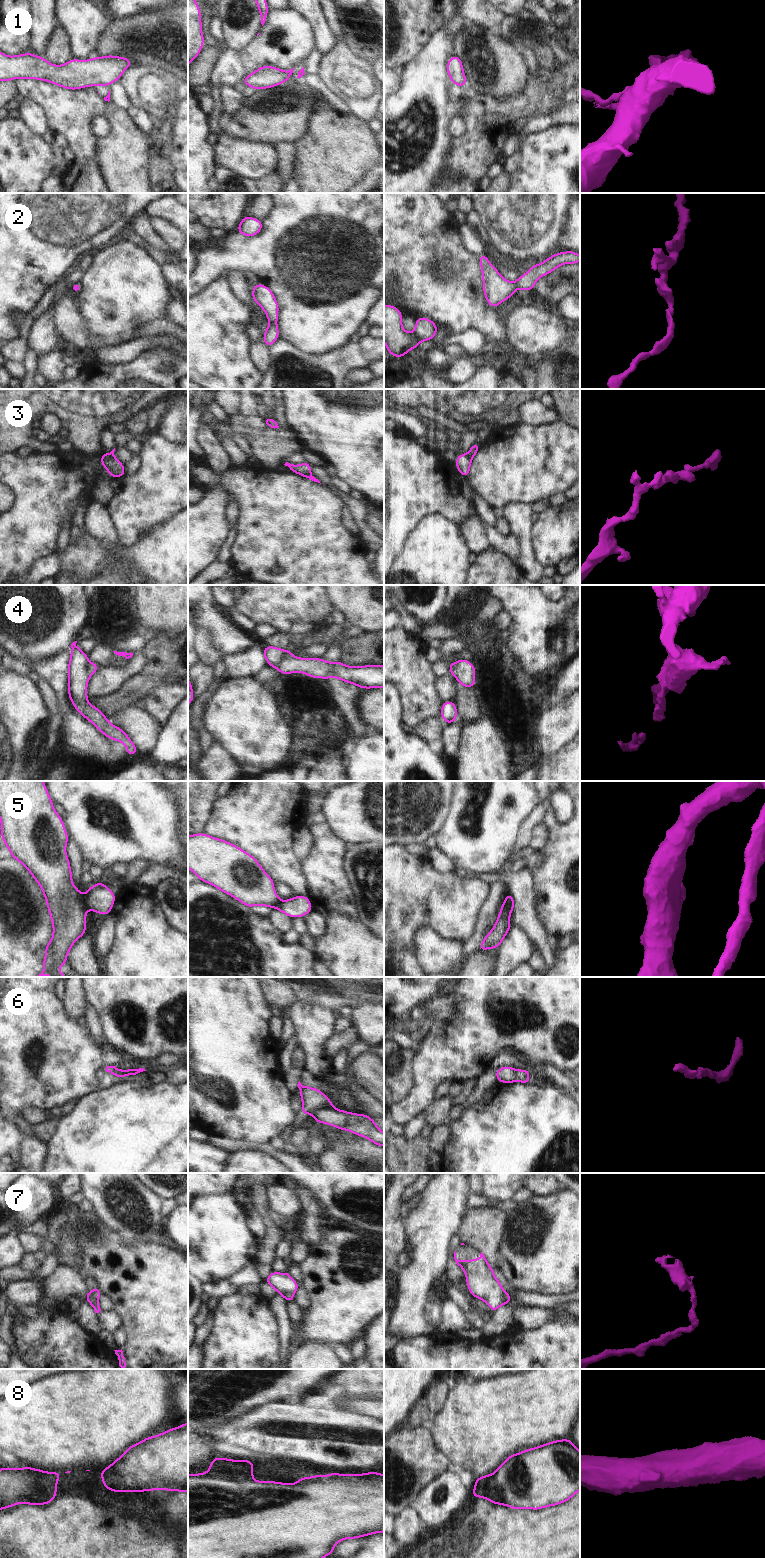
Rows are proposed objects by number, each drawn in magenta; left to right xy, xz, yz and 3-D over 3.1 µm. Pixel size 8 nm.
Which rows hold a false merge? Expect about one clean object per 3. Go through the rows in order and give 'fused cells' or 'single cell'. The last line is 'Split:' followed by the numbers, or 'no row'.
1: fused cells
2: single cell
3: fused cells
4: fused cells
5: fused cells
6: fused cells
7: fused cells
8: single cell
Split: 1, 3, 4, 5, 6, 7

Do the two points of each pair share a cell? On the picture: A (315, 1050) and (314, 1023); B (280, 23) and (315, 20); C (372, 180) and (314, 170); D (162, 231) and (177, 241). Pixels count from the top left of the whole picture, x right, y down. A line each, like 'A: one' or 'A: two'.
A: one
B: two
C: two
D: one

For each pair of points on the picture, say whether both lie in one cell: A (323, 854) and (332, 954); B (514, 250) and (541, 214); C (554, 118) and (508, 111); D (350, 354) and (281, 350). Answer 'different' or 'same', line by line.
A: same
B: same
C: different
D: same

